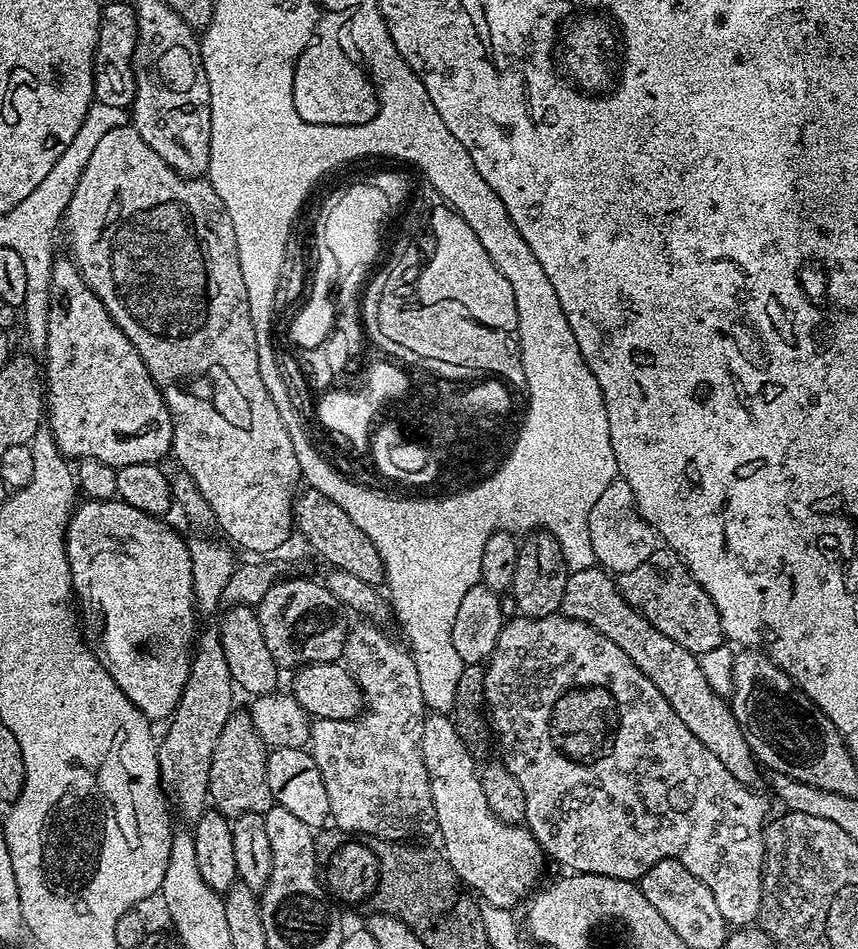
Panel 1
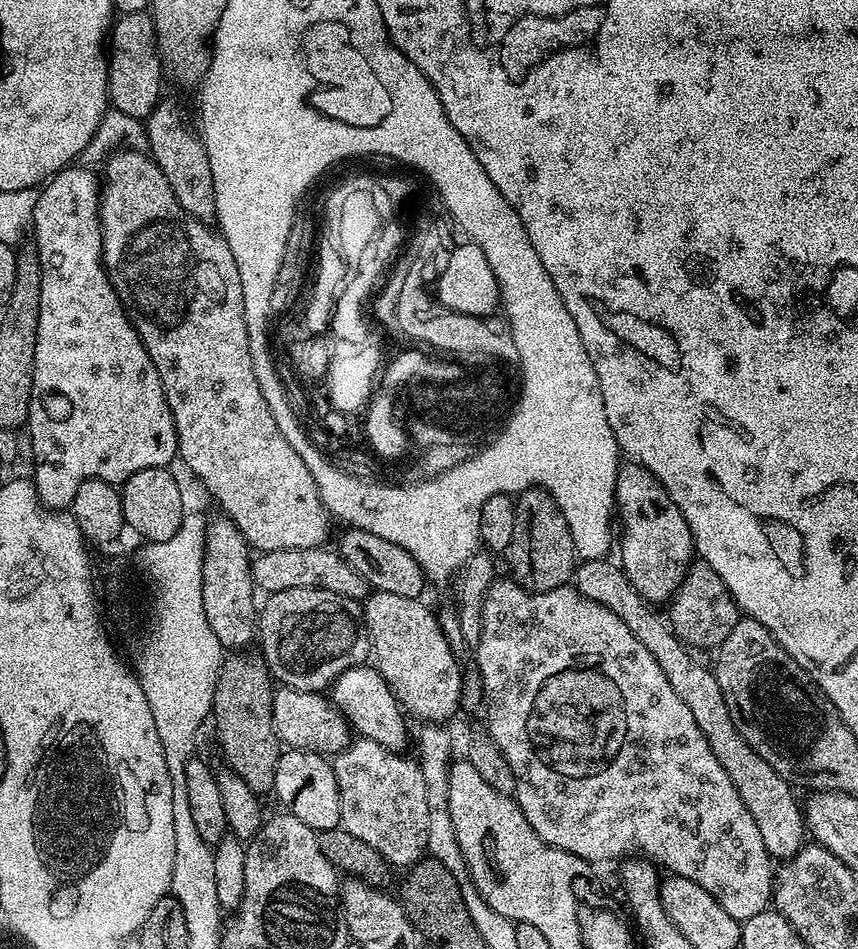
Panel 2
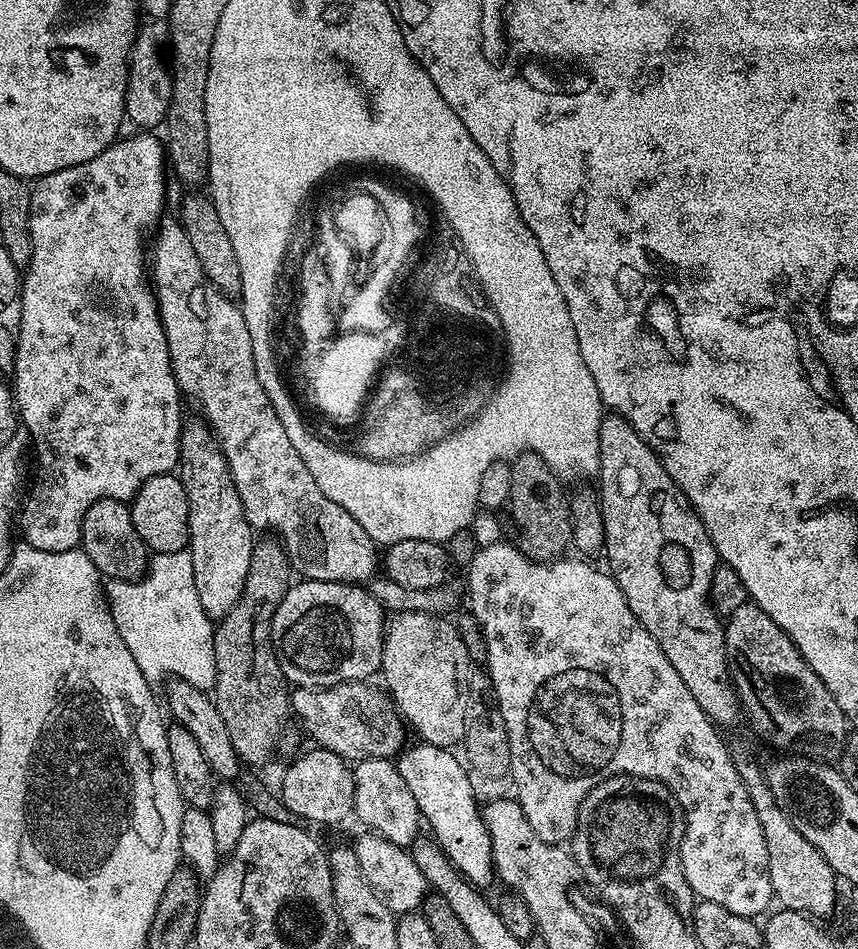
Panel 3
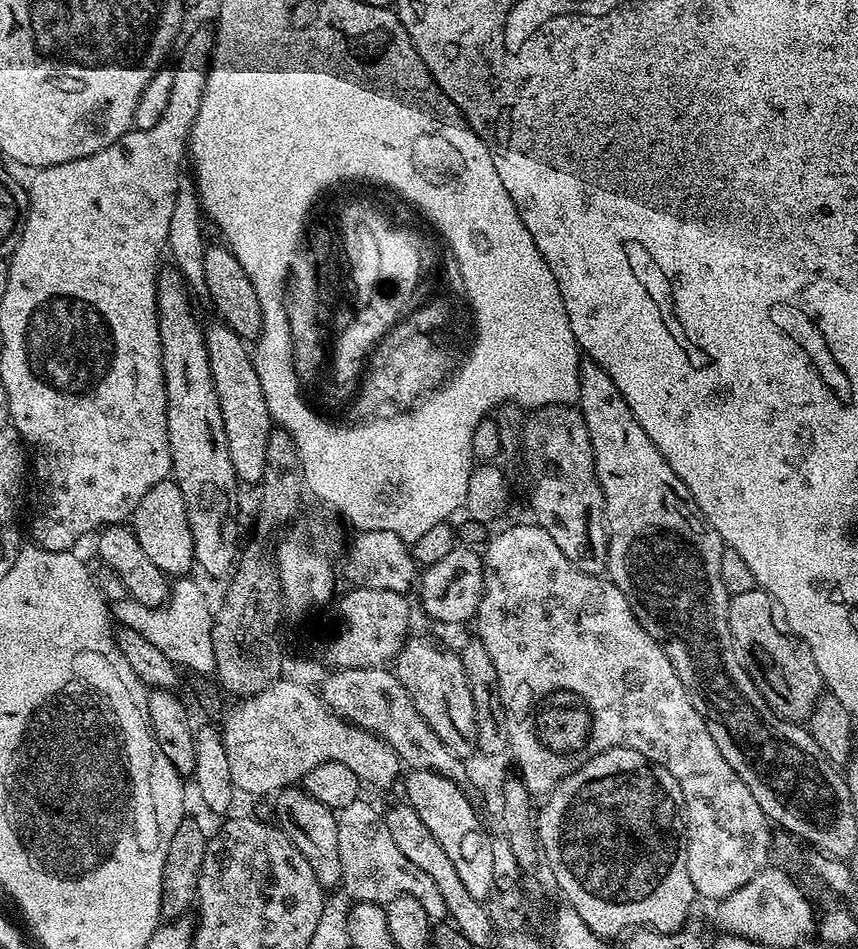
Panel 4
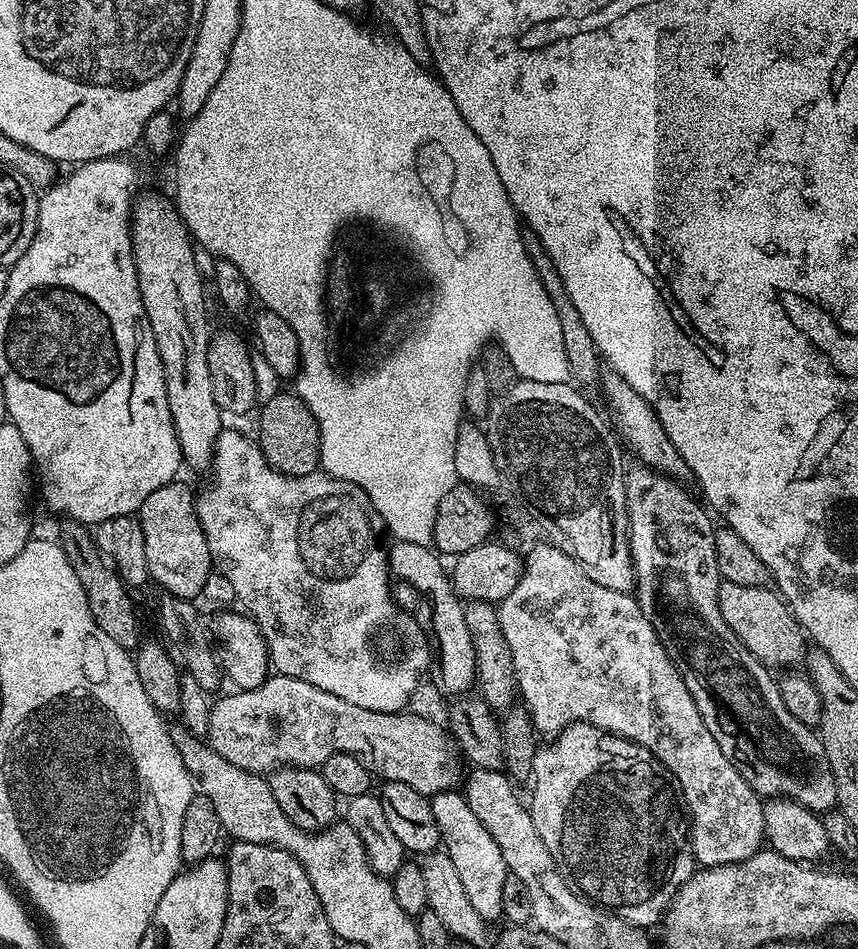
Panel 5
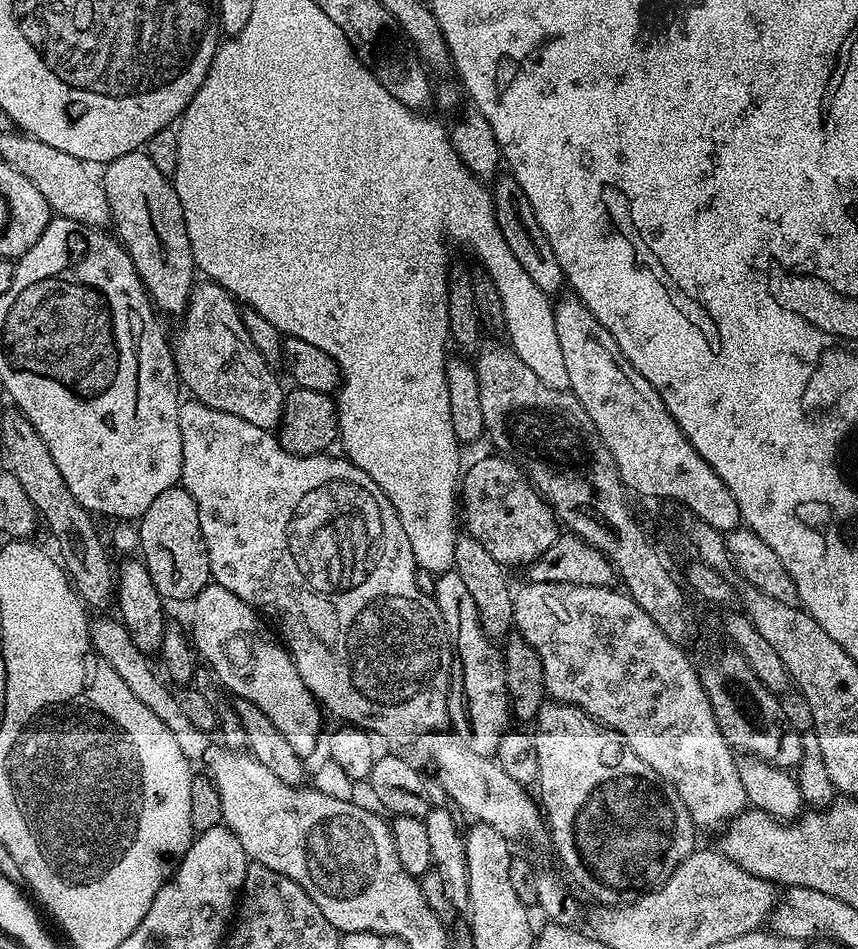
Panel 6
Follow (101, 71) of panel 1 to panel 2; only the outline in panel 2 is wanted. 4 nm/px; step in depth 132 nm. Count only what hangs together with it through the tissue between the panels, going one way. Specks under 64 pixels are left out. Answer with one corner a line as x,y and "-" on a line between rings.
125,12
115,17
110,29
110,51
108,52
108,98
111,107
122,114
130,114
130,118
147,121
156,105
162,99
166,77
164,65
160,62
160,52
156,48
156,27
148,12

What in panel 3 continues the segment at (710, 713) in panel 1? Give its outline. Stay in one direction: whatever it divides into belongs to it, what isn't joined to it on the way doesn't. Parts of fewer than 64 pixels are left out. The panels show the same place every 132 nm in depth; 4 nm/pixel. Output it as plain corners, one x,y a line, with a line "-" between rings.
732,752
732,760
742,779
750,798
754,802
754,810
758,814
758,822
762,822
762,834
766,838
766,854
770,866
770,886
775,903
780,908
789,908
795,912
803,912
812,918
828,916
836,908
836,884
838,877
826,858
794,826
794,822
774,802
774,794
770,794
770,786
766,772
760,768
744,752

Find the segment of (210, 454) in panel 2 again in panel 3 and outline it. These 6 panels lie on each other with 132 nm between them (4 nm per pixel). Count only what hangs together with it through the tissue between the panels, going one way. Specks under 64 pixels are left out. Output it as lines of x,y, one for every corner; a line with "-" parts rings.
167,222
161,223
155,229
154,235
156,235
156,241
153,244
151,241
150,244
150,283
152,291
156,293
156,305
160,311
160,321
164,327
166,342
170,350
172,373
176,376
176,384
181,390
183,399
187,403
189,400
190,403
197,404
200,407
201,413
199,412
199,415
203,417
208,427
212,429
212,433
220,441
220,449
230,466
230,474
234,478
234,486
238,490
238,498
242,498
242,506
249,524
256,530
269,528
272,531
269,533
278,537
280,543
283,544
284,549
288,552
289,565
303,579
338,580
345,584
371,580
378,572
378,552
376,556
378,545
375,540
368,537
366,530
362,530
362,526
358,526
358,522
354,522
354,518
350,518
350,514
346,514
346,510
342,510
342,506
338,506
338,502
330,502
330,498
326,498
322,494
318,482
314,482
314,474
310,474
310,470
302,462
302,458
298,458
298,450
294,450
294,446
290,446
290,438
286,438
286,429
282,426
282,422
278,418
278,414
266,394
266,390
262,390
262,382
258,382
258,374
254,366
254,346
250,346
250,330
246,330
246,322
244,321
244,315
240,313
239,303
235,299
223,296
210,282
210,278
206,278
206,274
202,270
202,262
198,262
198,254
194,254
194,246
190,246
190,238
186,238
186,230
181,224
178,222
172,222
172,224
167,224

